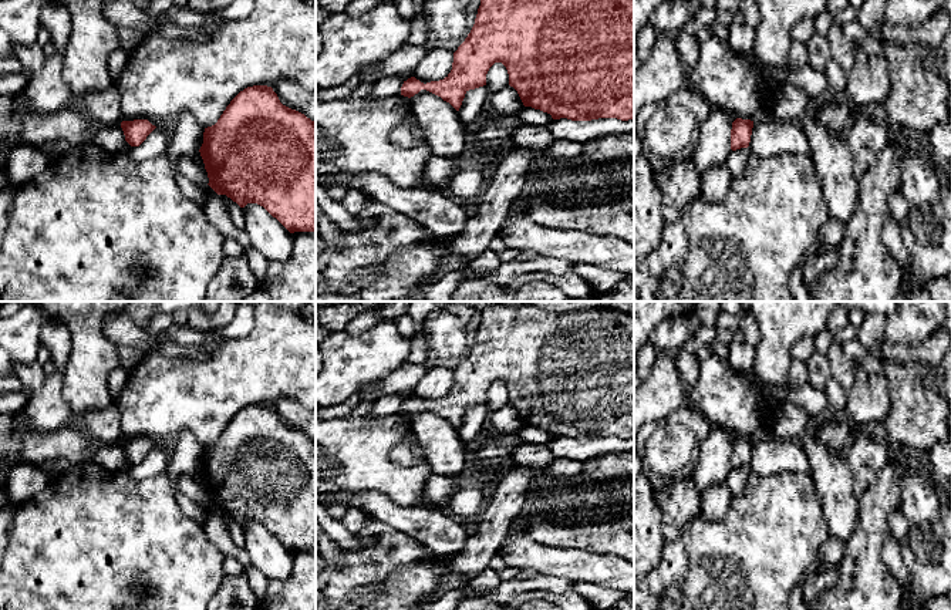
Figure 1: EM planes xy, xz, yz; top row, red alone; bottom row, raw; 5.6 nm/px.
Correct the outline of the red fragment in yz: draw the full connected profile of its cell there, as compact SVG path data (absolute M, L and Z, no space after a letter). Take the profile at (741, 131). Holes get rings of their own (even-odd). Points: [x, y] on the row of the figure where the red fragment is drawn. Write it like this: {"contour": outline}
{"contour": "M736 118L731 129L731 149L748 148L751 142L753 121Z"}

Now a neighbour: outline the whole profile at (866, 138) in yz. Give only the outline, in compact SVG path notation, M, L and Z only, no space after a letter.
M859 115L850 121L842 138L847 144L854 162L854 175L860 178L877 159L879 154L893 139L881 122Z

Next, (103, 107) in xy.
M114 84L88 95L81 108L97 127L114 127L124 121L121 95Z

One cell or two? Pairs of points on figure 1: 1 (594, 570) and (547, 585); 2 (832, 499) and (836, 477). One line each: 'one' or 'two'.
1: two
2: one

